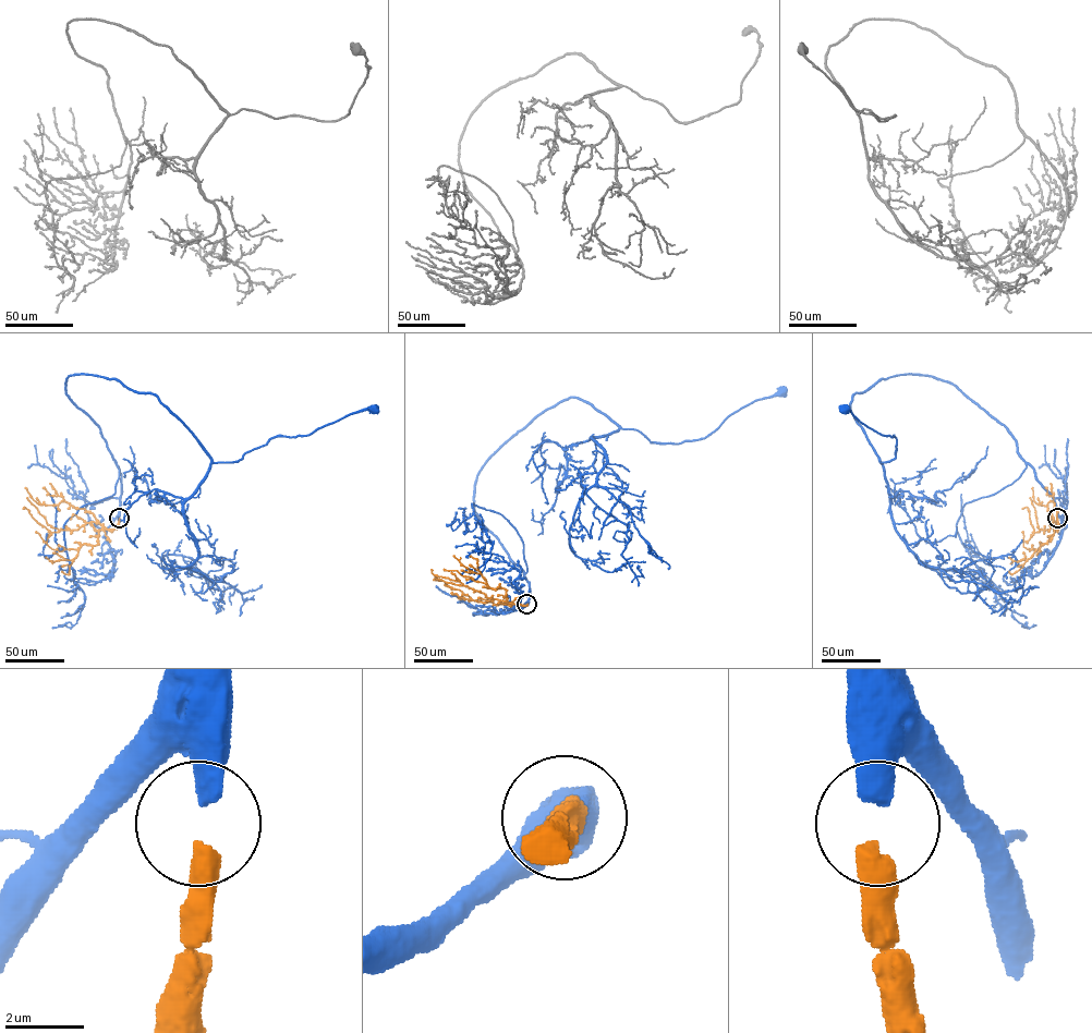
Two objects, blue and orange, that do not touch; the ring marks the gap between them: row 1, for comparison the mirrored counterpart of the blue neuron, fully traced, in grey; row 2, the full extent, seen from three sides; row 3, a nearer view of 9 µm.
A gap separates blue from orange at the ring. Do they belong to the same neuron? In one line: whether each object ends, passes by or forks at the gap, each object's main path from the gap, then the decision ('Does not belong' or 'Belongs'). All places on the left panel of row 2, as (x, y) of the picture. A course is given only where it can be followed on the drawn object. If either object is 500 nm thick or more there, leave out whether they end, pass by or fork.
Course of blue: (119, 517), (120, 469), (67, 393), (69, 376), (155, 395), (214, 462), (374, 409). Course of orange: (119, 518), (118, 525), (112, 530), (96, 530), (86, 523), (77, 530), (51, 532), (23, 509). Belongs

